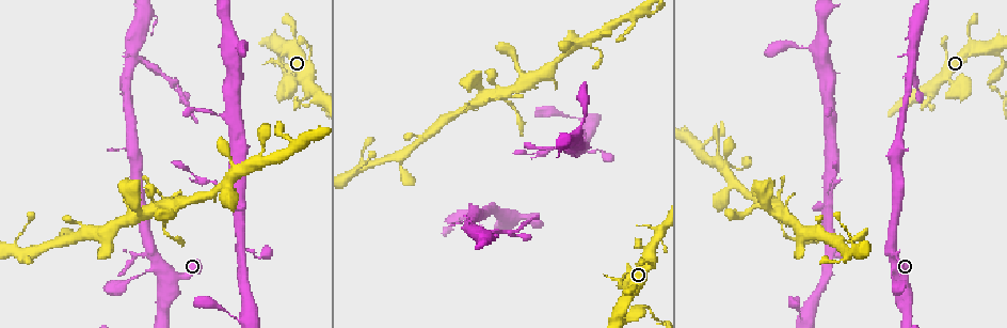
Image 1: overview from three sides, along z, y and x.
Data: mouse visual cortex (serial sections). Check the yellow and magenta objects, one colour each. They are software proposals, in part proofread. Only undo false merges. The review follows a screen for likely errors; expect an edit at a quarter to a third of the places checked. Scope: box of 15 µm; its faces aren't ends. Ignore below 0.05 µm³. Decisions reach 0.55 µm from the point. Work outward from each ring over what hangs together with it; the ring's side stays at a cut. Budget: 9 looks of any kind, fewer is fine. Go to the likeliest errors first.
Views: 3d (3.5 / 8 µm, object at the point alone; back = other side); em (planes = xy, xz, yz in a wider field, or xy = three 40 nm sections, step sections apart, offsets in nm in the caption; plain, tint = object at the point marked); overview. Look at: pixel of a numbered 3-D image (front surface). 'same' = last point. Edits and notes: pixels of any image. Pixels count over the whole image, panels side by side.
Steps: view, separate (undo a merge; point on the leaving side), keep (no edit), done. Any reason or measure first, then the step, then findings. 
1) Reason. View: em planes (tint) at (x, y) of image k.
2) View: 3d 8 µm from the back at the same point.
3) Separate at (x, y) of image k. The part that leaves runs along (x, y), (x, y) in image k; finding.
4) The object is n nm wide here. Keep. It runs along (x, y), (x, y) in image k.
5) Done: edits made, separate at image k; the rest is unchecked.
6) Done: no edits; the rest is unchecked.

Abrupt turn. View: 3d 8 µm at (987, 84) of image 1.

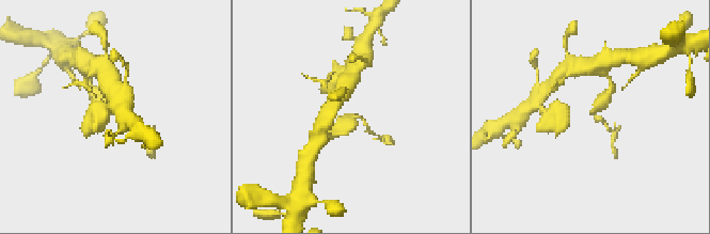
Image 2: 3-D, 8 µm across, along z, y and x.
The arms are 150, 450 nm wide; need the tissue. View: em xy step 2 (tint) at (361, 115) of image 2.

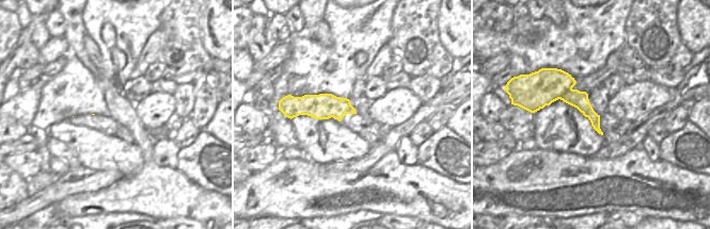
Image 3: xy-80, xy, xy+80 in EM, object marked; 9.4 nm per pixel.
Separate at (384, 138) of image 2. Two cells meet here.

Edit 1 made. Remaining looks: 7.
A fork. View: em xy step 2 (tint) at (132, 61) of image 1.

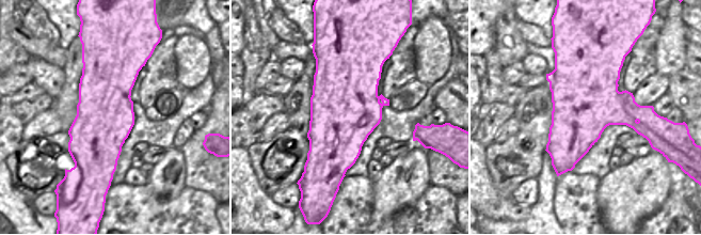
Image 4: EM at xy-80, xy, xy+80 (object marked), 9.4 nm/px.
View: 3d 3.5 µm at the same point.

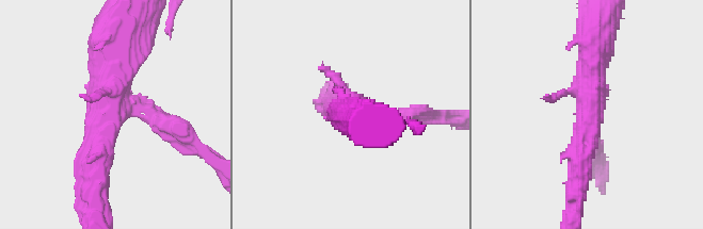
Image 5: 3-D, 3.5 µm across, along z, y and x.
Separate at (178, 137) of image 5. A second cell is stuck on.

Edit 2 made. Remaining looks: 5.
View: overview.

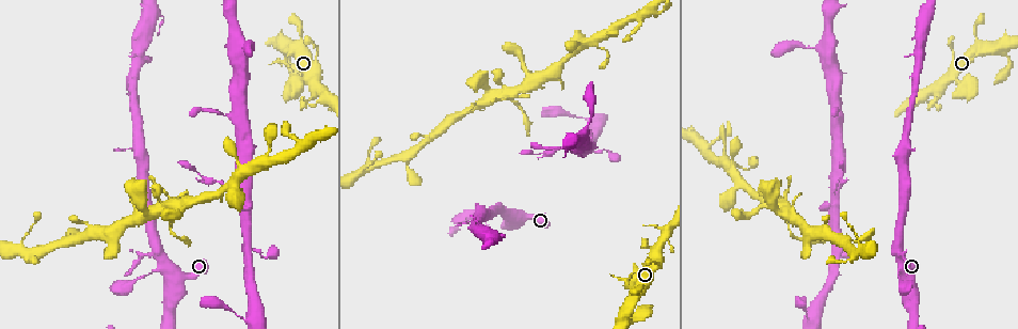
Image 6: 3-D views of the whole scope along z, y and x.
Arms part here. View: 3d 3.5 µm at (925, 11) of image 6.

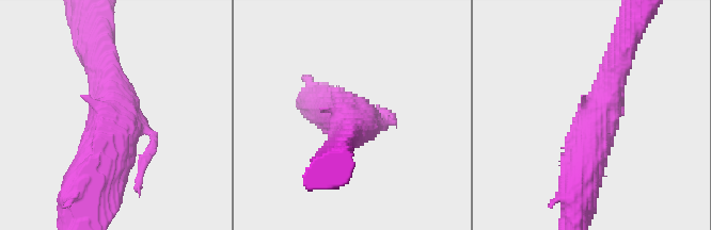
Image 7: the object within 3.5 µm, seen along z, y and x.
View: em planes (tint) at (596, 122) of image 7.

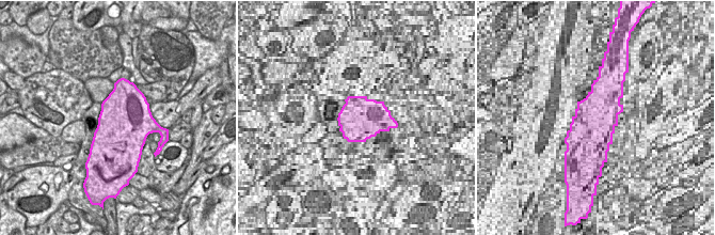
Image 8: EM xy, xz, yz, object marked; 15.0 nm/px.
The object is 800 nm wide here. Keep. It runs along (579, 184), (598, 110), (626, 61) in image 7; all the same cell.

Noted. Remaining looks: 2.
Branch point. View: 3d 3.5 µm at (939, 91) of image 6.

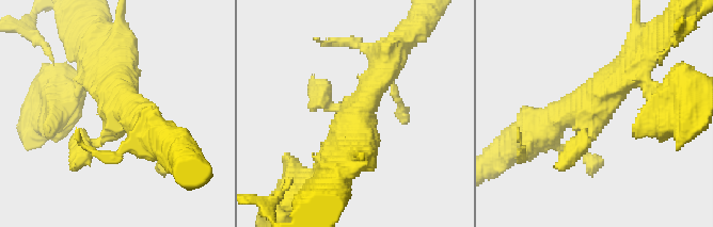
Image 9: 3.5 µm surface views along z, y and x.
Keep. It runs along (638, 57), (589, 112), (538, 135) in image 9; one cell here.

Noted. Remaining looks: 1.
Done: edits made, separate at image 2, separate at image 5; the rest is unchecked.

